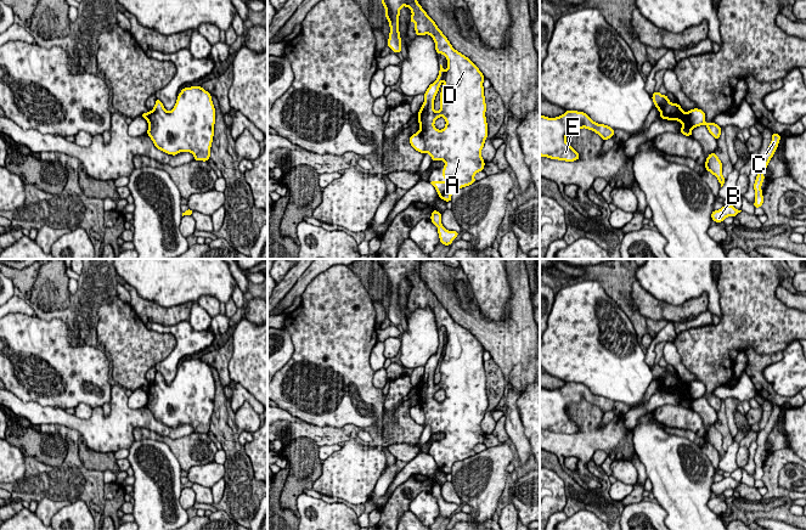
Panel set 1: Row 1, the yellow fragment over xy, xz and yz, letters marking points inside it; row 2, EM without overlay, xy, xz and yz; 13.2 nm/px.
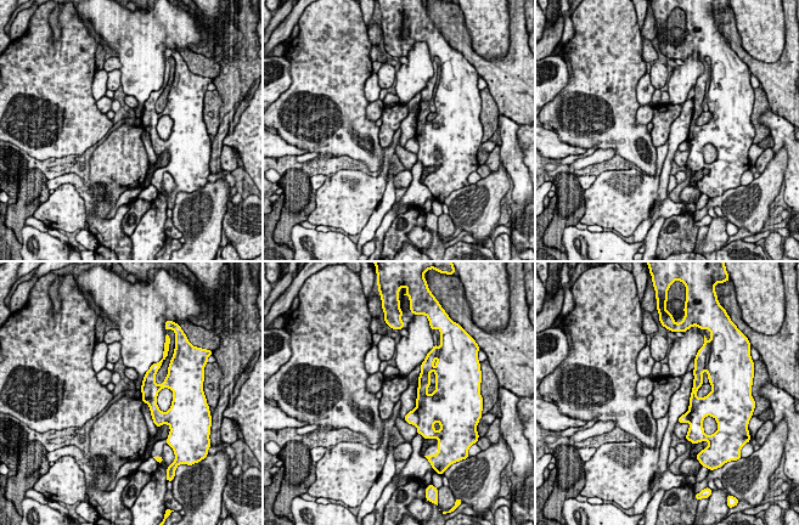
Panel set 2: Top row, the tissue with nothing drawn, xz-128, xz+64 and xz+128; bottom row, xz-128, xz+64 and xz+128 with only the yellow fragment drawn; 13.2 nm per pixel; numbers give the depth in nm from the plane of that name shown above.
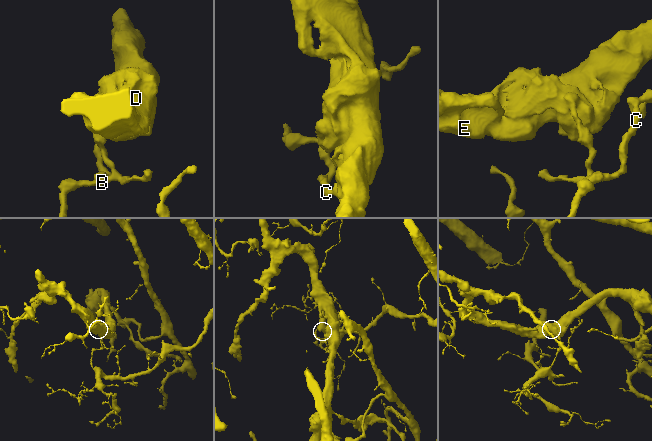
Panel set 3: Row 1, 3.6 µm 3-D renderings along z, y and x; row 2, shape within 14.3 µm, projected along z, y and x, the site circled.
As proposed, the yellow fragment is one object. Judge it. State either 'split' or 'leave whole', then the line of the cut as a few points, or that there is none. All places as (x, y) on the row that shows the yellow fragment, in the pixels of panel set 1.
split | xz (418, 131), (424, 144), (424, 152)

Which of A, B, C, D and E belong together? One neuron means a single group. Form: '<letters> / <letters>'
A D E / B C

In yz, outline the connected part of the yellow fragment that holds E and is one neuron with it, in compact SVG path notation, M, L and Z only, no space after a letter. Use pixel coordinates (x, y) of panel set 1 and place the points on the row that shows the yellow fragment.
M570 109L556 118L540 114L540 156L565 162L577 160L580 156L567 142L567 136L582 128L594 131L604 141L614 135L613 128L594 123L584 112Z

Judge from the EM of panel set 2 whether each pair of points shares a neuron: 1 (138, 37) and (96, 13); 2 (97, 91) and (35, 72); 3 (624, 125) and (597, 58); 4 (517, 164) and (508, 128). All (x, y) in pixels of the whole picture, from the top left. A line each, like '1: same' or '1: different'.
1: same
2: different
3: same
4: same

